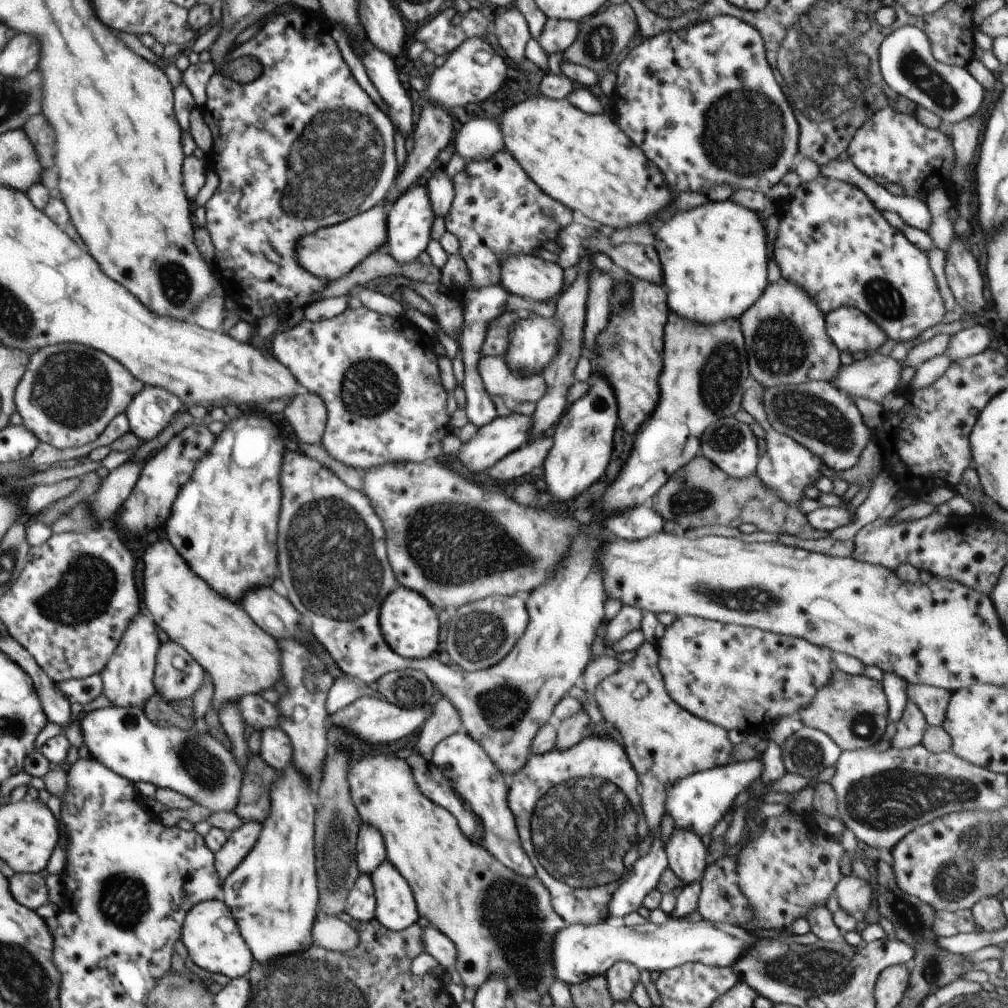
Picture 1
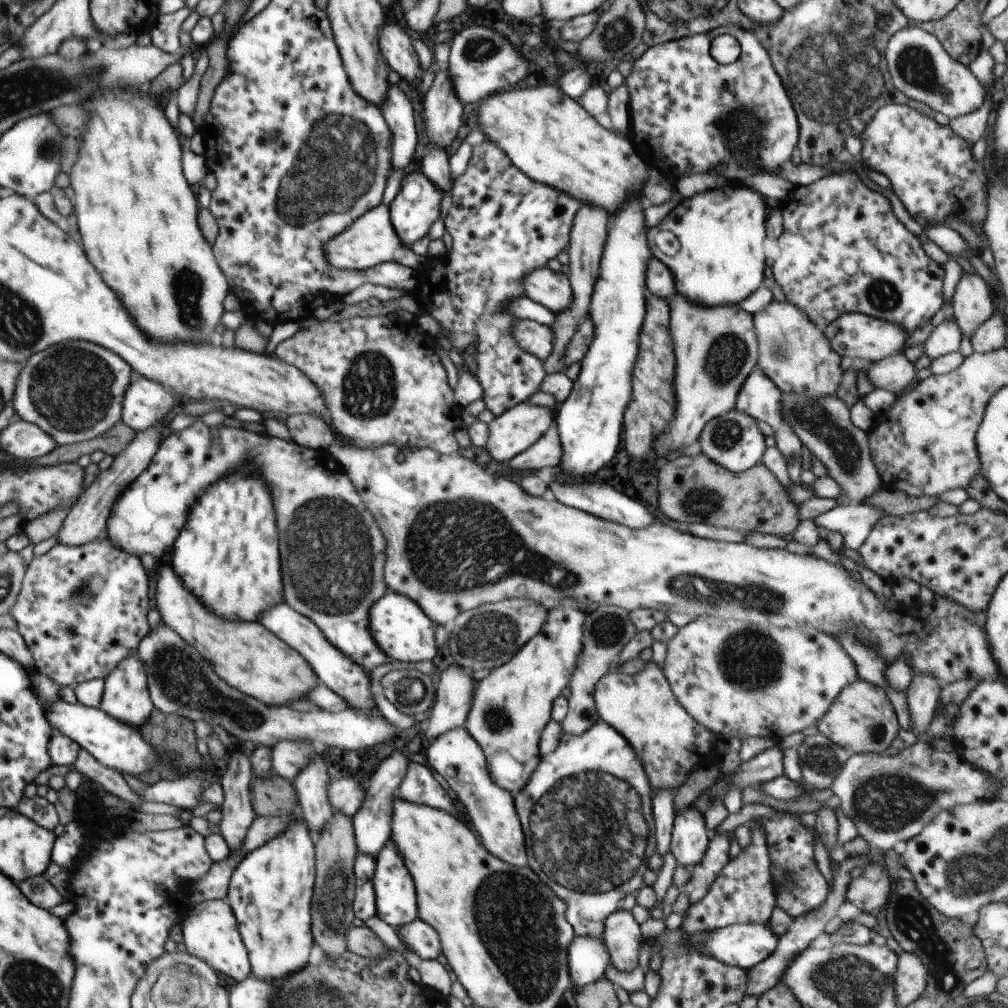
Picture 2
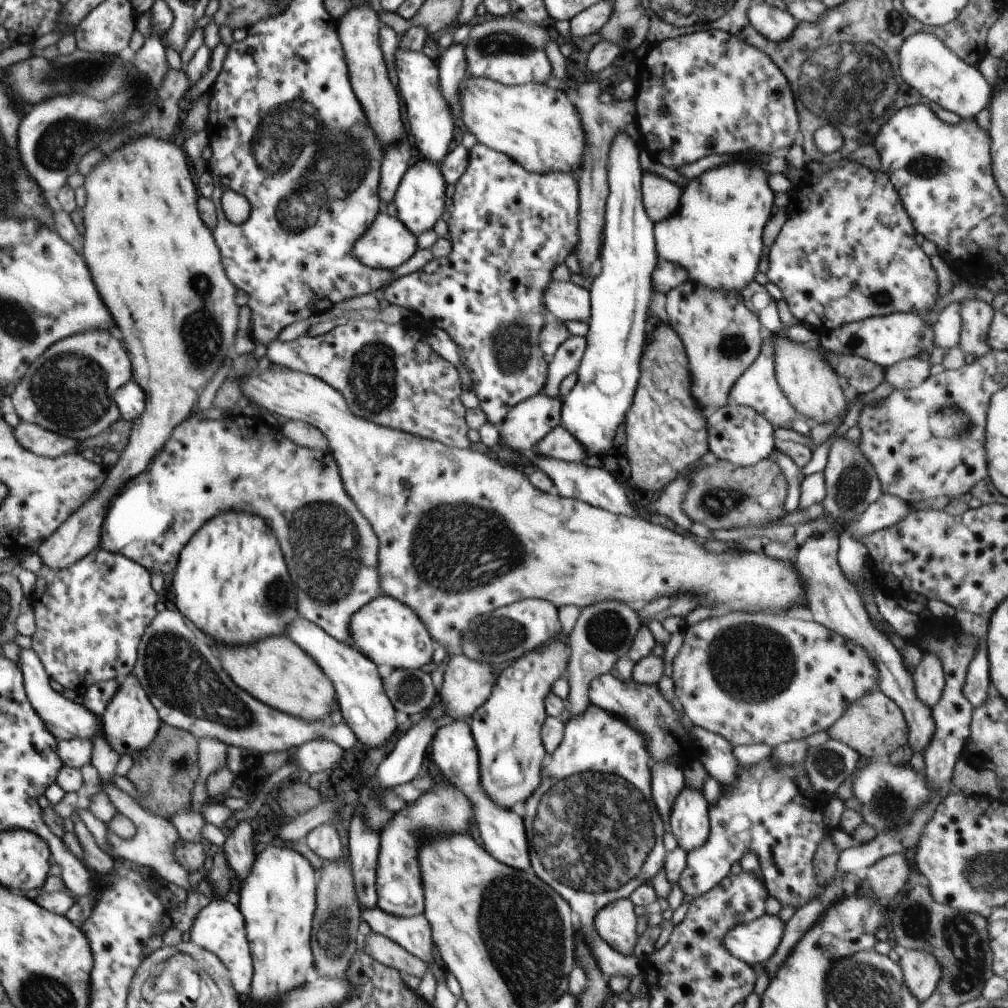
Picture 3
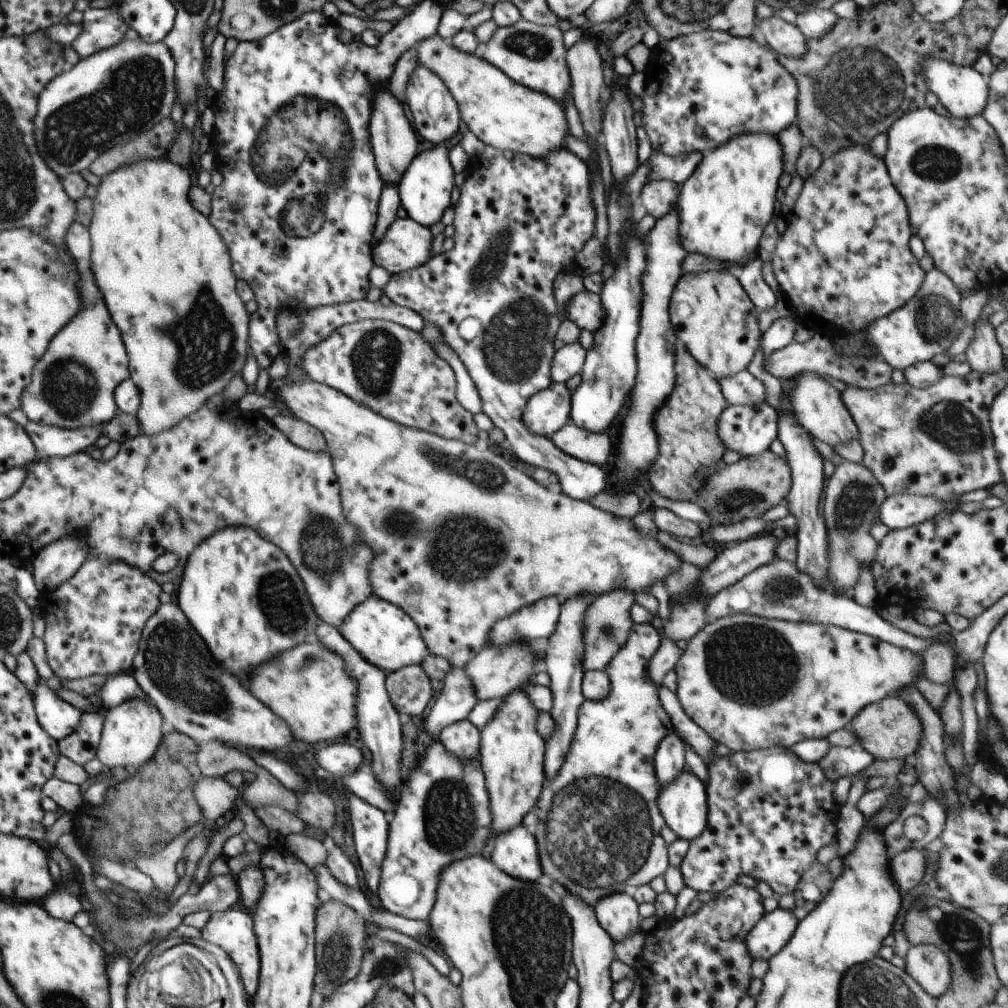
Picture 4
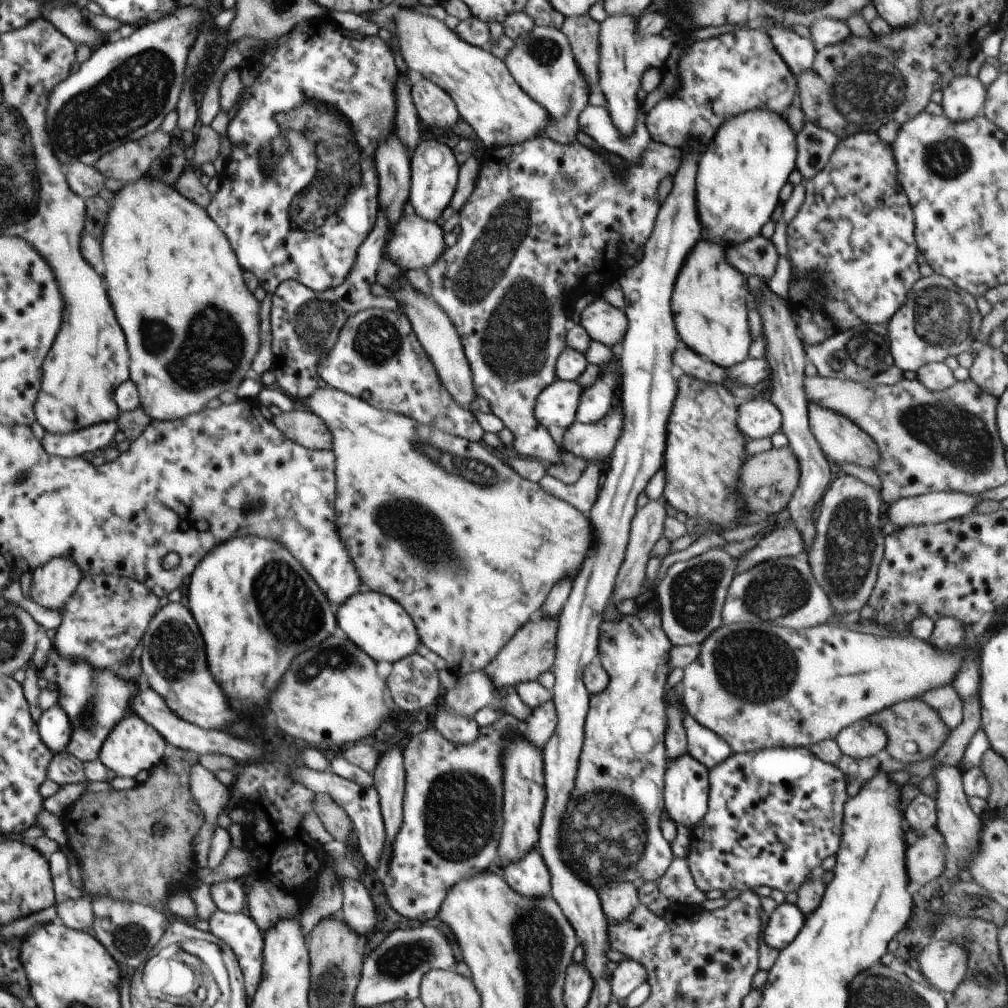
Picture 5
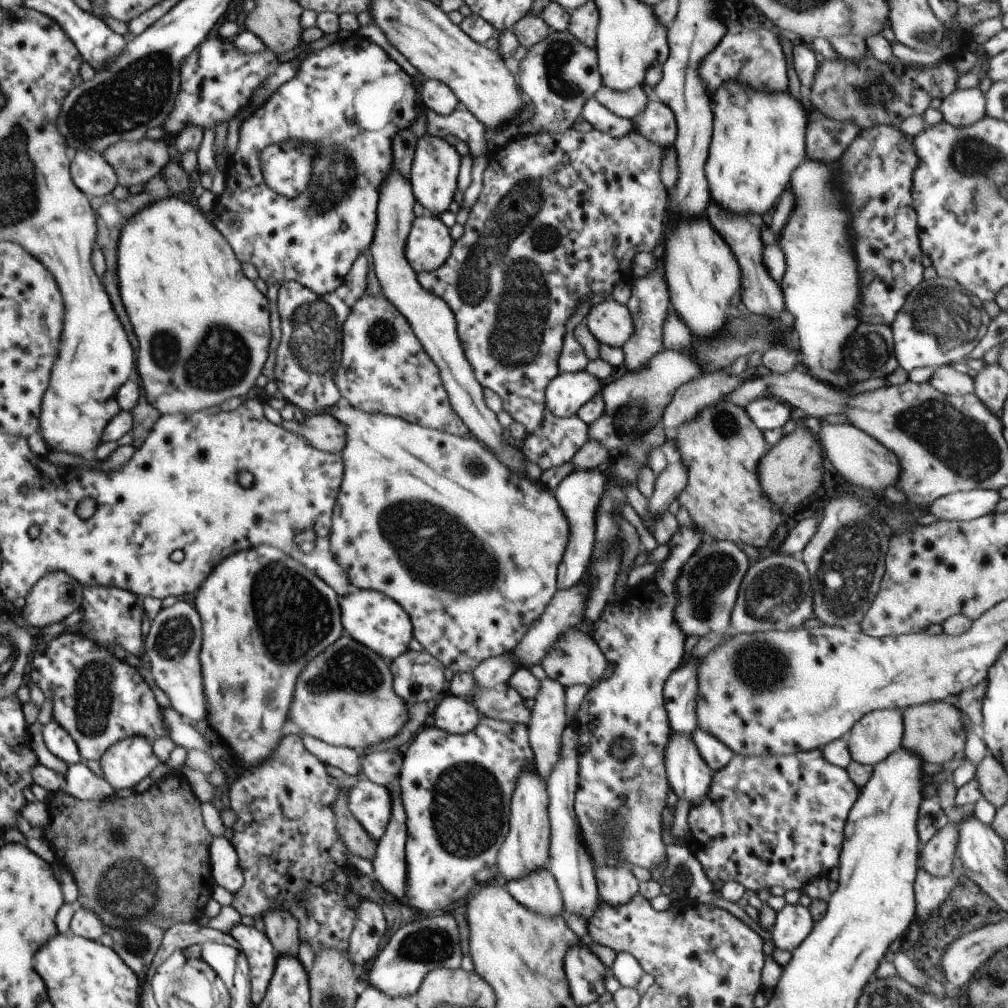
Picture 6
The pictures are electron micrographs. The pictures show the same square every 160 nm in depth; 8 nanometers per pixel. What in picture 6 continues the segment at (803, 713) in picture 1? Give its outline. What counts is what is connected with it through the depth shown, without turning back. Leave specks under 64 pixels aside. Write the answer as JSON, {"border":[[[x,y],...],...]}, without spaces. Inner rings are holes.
{"border":[[[936,701],[902,710],[905,731],[901,746],[920,755],[923,762],[941,764],[962,756],[965,744],[965,728],[961,710],[953,704]]]}

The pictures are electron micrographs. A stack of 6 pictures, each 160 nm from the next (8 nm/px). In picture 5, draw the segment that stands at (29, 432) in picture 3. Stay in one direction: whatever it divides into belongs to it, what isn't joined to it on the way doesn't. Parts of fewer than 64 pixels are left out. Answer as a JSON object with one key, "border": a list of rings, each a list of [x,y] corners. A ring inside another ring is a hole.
{"border":[[[111,420],[65,435],[55,435],[46,431],[41,446],[50,456],[82,457],[88,452],[106,449],[108,444],[114,441],[118,430],[118,423]]]}

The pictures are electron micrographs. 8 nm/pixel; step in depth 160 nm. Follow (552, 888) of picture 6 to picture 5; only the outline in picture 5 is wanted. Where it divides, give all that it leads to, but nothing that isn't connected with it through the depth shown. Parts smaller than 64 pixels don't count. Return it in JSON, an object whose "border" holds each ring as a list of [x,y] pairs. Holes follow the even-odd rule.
{"border":[[[536,848],[503,870],[504,880],[518,894],[536,900],[551,896],[551,874]]]}

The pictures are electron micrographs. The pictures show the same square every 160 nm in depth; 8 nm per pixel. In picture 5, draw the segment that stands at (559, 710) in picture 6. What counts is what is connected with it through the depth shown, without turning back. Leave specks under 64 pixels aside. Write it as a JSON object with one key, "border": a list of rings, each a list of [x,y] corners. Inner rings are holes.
{"border":[[[544,701],[527,716],[523,722],[522,734],[532,746],[543,752],[545,744],[553,737],[557,722],[554,701]]]}

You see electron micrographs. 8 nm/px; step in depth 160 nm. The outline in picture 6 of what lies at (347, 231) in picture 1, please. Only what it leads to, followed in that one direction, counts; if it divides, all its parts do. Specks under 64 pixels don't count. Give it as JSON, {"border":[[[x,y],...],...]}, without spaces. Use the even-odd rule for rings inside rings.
{"border":[[[432,214],[415,217],[410,229],[405,255],[410,266],[417,272],[439,269],[450,256],[453,240],[450,228]]]}

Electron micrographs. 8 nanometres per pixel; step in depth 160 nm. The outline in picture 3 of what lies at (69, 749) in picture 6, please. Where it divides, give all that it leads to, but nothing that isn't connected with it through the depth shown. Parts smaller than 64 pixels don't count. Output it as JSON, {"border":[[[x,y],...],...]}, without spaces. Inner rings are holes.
{"border":[[[22,649],[19,656],[19,669],[23,671],[23,678],[26,685],[27,697],[31,705],[42,716],[51,733],[60,740],[88,739],[93,742],[93,736],[101,725],[101,720],[92,711],[89,711],[83,704],[78,704],[62,696],[62,693],[54,691],[50,685],[50,676],[44,668],[39,655],[32,649]]]}

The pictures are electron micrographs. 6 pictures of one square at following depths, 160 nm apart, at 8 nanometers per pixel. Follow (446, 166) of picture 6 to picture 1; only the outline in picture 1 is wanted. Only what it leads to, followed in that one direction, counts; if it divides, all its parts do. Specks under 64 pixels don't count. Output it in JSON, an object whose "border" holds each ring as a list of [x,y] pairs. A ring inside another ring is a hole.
{"border":[[[424,183],[411,186],[392,202],[387,212],[387,244],[385,249],[396,262],[401,264],[402,268],[406,269],[408,264],[418,260],[418,255],[427,249],[434,218],[435,212],[429,199],[429,190]]]}

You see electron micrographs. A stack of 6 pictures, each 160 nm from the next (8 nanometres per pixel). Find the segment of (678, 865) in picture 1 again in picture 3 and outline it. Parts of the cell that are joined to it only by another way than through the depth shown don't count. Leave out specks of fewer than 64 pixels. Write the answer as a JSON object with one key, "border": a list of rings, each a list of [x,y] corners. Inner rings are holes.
{"border":[[[685,787],[672,803],[669,831],[687,853],[702,846],[709,835],[709,803],[698,789]]]}

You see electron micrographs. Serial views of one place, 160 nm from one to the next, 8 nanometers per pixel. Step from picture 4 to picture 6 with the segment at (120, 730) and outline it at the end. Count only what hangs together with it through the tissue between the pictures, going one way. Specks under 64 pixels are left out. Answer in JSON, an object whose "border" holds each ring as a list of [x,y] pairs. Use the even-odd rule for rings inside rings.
{"border":[[[141,736],[126,737],[108,748],[99,761],[103,777],[116,790],[133,788],[158,766],[152,745]]]}

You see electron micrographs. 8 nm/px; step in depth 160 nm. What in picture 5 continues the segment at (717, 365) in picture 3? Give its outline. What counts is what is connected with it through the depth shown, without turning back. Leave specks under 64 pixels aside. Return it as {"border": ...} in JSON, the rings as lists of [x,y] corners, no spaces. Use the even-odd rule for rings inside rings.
{"border":[[[704,231],[704,238],[696,241],[677,274],[671,309],[676,330],[684,344],[701,357],[727,369],[749,357],[752,341],[747,314],[752,306],[752,294],[748,278],[727,261],[727,246],[710,242],[706,236],[709,234]]]}

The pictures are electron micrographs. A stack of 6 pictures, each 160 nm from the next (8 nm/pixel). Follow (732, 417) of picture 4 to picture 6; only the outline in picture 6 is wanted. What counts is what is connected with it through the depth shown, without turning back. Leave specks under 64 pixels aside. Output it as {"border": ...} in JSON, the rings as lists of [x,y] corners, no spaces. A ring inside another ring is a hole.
{"border":[[[760,397],[745,407],[752,422],[761,430],[783,427],[790,419],[790,408],[774,398]]]}

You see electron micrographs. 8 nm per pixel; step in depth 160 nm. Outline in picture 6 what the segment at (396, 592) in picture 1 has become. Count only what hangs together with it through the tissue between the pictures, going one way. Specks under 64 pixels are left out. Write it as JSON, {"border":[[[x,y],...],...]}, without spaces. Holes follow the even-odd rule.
{"border":[[[360,589],[346,593],[340,600],[343,630],[356,642],[377,652],[382,658],[394,660],[406,652],[413,638],[413,626],[408,613],[395,600],[384,593],[372,589]]]}

